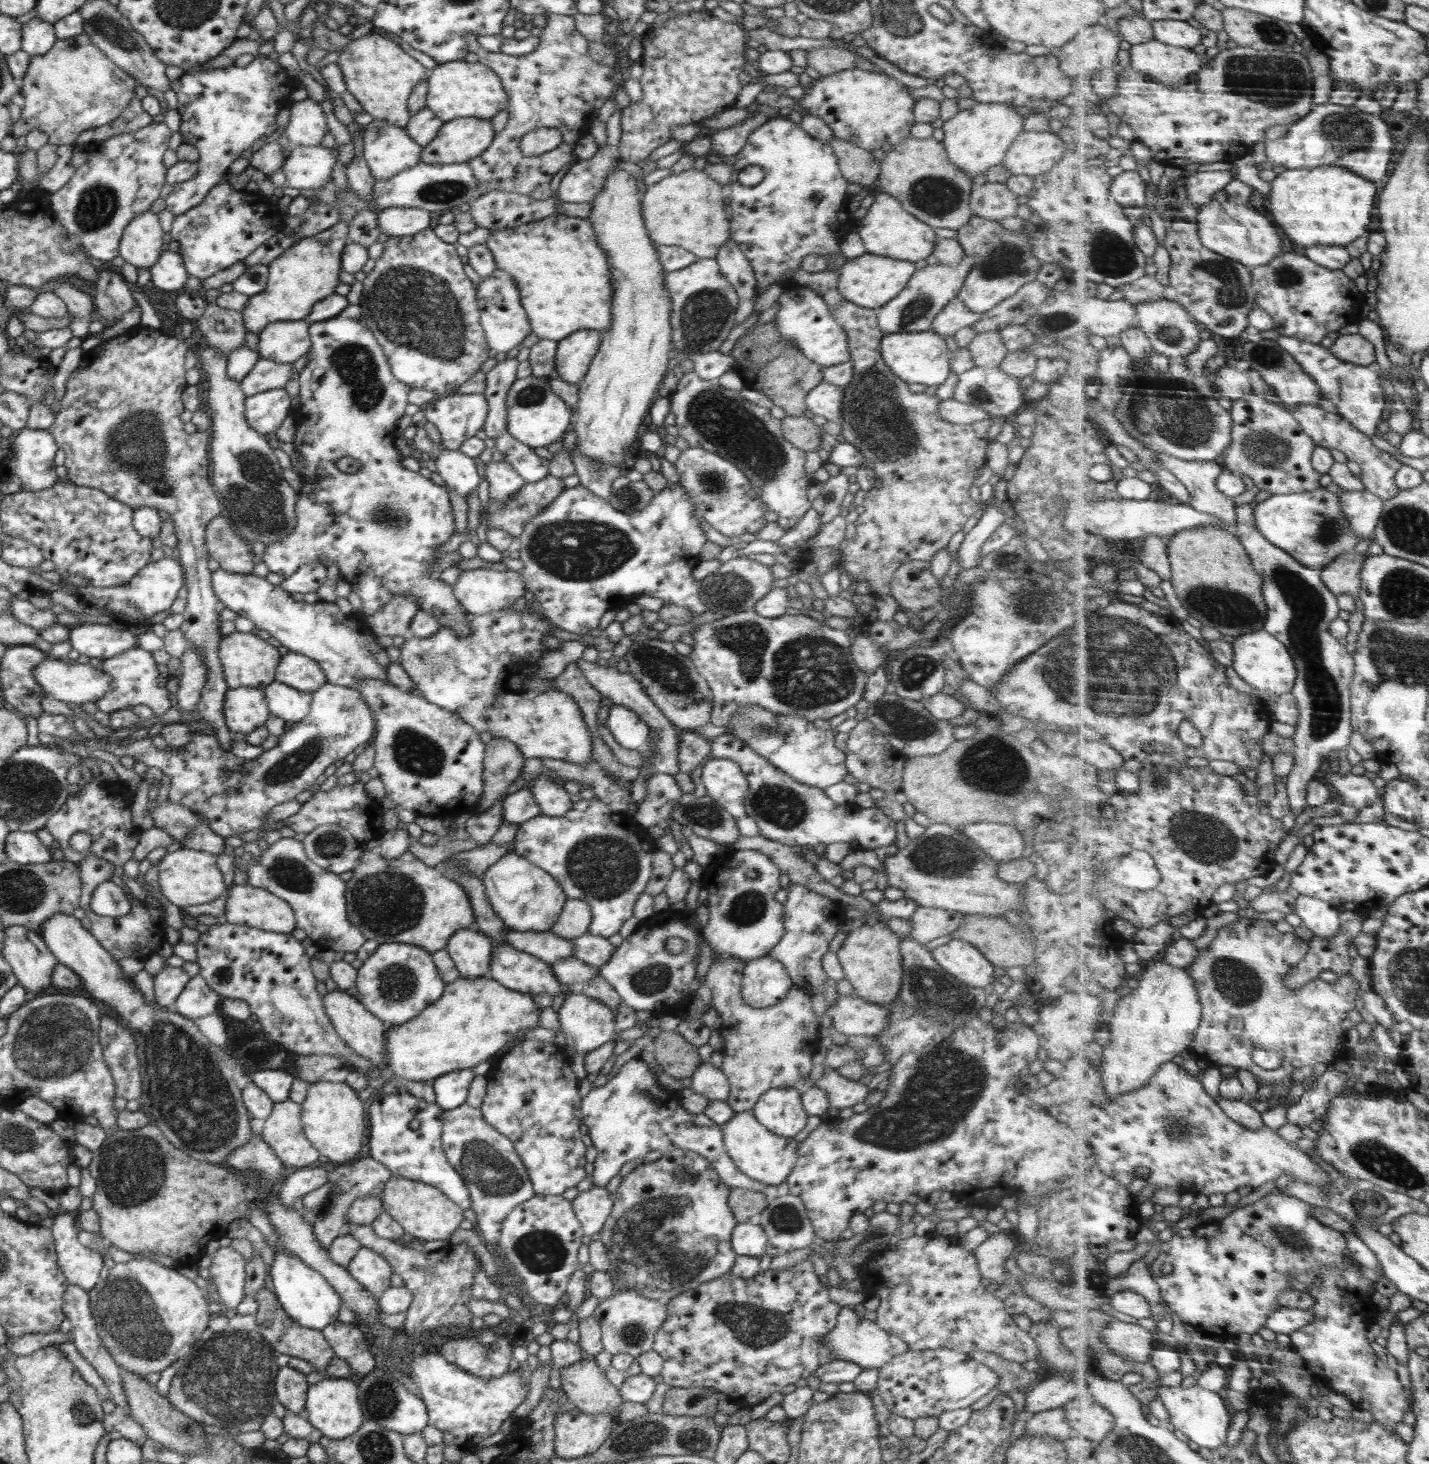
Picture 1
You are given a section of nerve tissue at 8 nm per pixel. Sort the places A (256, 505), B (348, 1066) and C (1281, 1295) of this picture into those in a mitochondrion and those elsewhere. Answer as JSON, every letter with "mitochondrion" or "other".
{"A":"mitochondrion","B":"other","C":"other"}

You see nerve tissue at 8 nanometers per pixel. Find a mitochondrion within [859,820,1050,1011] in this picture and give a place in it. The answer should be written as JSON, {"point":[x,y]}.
{"point":[941,857]}

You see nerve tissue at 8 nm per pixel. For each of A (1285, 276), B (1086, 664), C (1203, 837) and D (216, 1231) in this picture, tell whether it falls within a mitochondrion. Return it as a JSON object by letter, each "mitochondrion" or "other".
{"A":"mitochondrion","B":"mitochondrion","C":"mitochondrion","D":"other"}

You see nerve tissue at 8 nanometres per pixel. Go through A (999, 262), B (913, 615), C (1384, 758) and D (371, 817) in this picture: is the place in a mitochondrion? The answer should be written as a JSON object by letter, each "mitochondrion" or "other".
{"A":"mitochondrion","B":"other","C":"other","D":"other"}

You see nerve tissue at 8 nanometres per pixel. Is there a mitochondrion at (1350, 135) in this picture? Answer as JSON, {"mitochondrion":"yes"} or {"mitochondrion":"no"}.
{"mitochondrion":"yes"}

